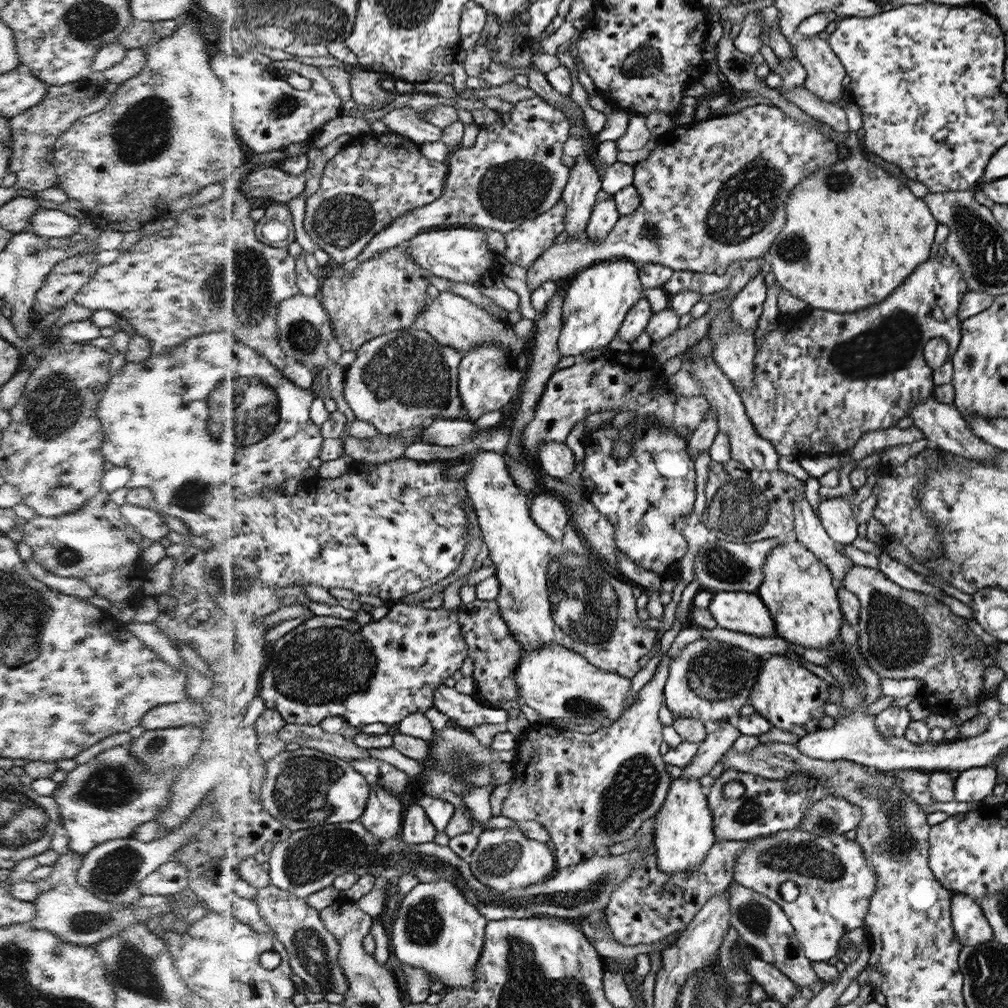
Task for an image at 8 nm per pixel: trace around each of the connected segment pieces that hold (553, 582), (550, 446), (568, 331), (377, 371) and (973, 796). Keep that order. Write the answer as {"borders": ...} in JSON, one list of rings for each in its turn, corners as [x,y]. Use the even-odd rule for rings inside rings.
{"borders":[[[[479,449],[473,452],[470,457],[467,457],[466,461],[470,461],[473,464],[472,470],[470,470],[466,476],[466,488],[468,488],[471,504],[478,516],[478,525],[483,535],[483,542],[487,545],[490,551],[490,560],[492,560],[493,565],[496,567],[495,577],[500,583],[500,590],[495,601],[499,606],[499,611],[504,623],[508,626],[510,633],[513,635],[513,639],[521,645],[523,650],[537,650],[537,648],[548,644],[561,644],[562,646],[570,647],[574,651],[578,651],[588,662],[595,664],[602,670],[624,675],[626,678],[632,678],[641,669],[640,665],[638,665],[638,660],[640,660],[642,656],[646,656],[646,654],[652,650],[657,639],[657,630],[646,628],[646,624],[638,617],[638,609],[636,608],[636,599],[642,593],[646,592],[646,589],[629,581],[625,581],[622,577],[614,573],[614,570],[610,570],[611,566],[584,543],[582,535],[578,533],[572,524],[564,528],[564,538],[558,541],[552,539],[546,531],[543,531],[542,528],[535,523],[535,520],[531,518],[531,509],[528,508],[528,504],[526,504],[526,496],[522,496],[522,492],[518,492],[518,488],[514,486],[510,474],[508,474],[508,468],[506,468],[507,462],[500,454]]],[[[565,442],[542,443],[537,450],[537,457],[542,470],[554,478],[563,480],[574,470],[574,453]]],[[[630,258],[600,261],[569,279],[563,302],[563,321],[557,342],[563,356],[583,357],[590,350],[608,346],[622,328],[626,315],[644,297],[638,264]]],[[[412,327],[372,339],[357,353],[359,357],[346,370],[345,399],[358,419],[372,423],[382,434],[398,434],[438,418],[471,420],[465,411],[460,388],[460,365],[464,354],[456,347],[444,347],[427,331]]],[[[993,767],[970,768],[954,780],[955,800],[958,802],[983,802],[994,792],[997,772]]]]}

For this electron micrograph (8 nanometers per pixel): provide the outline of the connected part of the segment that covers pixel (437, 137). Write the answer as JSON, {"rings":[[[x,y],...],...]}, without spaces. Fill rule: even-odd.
{"rings":[[[409,106],[399,107],[384,116],[384,121],[391,130],[407,135],[420,144],[442,141],[445,129],[428,122],[418,111]]]}

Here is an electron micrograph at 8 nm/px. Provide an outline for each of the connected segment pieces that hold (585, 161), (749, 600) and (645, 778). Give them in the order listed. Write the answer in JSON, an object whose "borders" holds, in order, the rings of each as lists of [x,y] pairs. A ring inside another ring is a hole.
{"borders":[[[[582,155],[573,160],[571,180],[564,188],[562,201],[566,202],[566,238],[572,239],[585,232],[591,212],[597,203],[598,192],[602,191],[601,176],[592,160]]],[[[715,591],[707,609],[718,627],[758,638],[780,638],[774,615],[758,592]]],[[[666,653],[662,655],[652,679],[642,686],[634,698],[634,703],[609,727],[581,733],[580,730],[561,728],[556,724],[534,725],[521,735],[517,759],[512,762],[514,776],[508,782],[510,791],[502,803],[501,815],[518,822],[536,821],[542,824],[554,842],[561,869],[582,864],[590,857],[612,856],[607,848],[632,838],[665,803],[670,778],[658,752],[663,737],[658,710],[665,702],[662,690],[670,676],[670,668],[671,657]]]]}

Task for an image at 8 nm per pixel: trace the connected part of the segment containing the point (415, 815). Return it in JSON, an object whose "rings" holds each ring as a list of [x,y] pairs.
{"rings":[[[418,804],[412,805],[406,811],[403,822],[402,835],[407,839],[408,844],[424,844],[432,842],[438,836],[438,828],[428,818],[426,810]]]}

